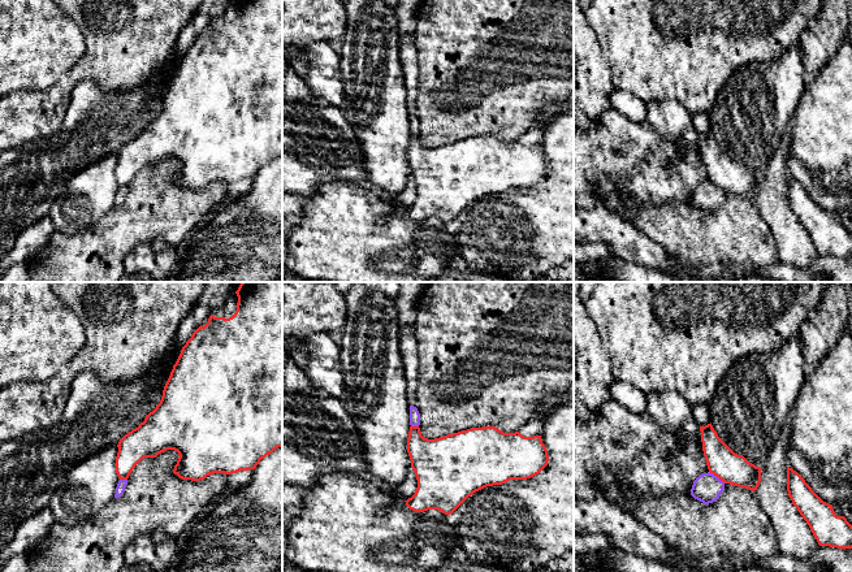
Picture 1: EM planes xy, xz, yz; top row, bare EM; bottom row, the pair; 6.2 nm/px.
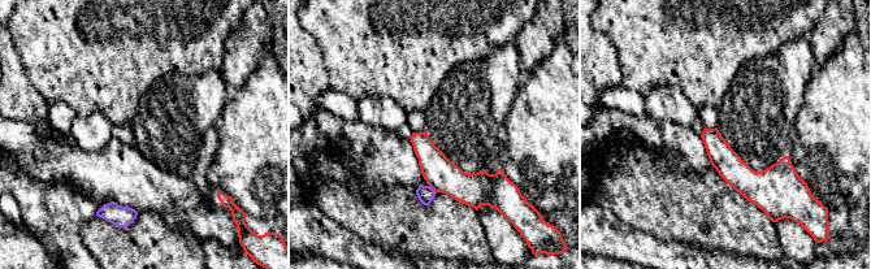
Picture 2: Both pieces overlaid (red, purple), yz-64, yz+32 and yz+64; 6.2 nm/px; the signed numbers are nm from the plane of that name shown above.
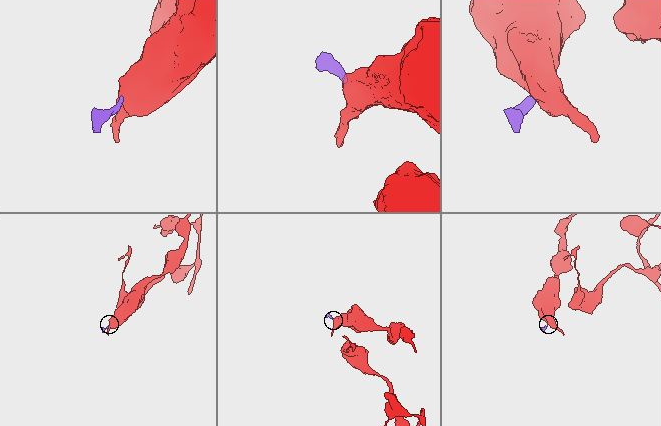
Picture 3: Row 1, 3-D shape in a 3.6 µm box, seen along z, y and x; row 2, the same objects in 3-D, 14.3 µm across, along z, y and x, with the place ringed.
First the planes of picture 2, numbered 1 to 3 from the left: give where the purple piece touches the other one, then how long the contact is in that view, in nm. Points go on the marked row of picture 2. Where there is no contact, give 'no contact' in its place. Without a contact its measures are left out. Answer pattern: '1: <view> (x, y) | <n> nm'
1: no contact
2: yz+32 (432, 187) | 70 nm
3: no contact

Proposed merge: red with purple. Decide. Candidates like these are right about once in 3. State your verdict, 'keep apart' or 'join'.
keep apart

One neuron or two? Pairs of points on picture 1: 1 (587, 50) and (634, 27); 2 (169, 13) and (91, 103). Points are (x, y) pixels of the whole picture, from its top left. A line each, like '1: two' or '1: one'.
1: two
2: two

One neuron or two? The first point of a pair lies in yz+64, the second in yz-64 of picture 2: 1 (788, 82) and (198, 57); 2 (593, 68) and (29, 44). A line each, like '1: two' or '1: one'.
1: two
2: two

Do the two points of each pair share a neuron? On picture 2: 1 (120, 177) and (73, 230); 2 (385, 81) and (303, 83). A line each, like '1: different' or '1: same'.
1: different
2: different

